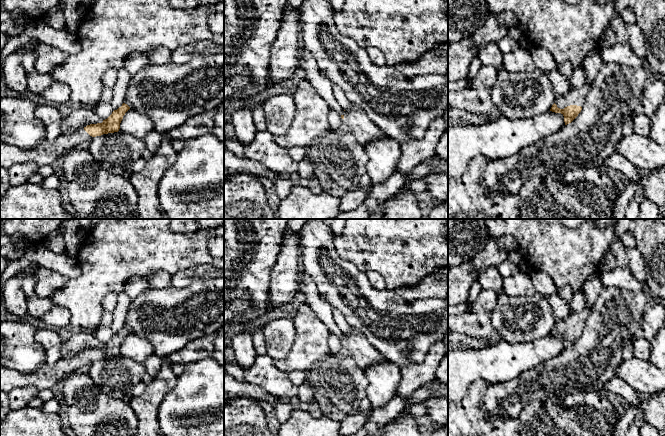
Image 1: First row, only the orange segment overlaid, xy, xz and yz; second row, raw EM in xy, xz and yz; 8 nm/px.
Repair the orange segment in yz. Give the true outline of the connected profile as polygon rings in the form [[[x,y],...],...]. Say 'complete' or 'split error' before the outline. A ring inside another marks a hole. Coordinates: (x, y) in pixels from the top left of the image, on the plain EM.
split error | [[[585,308],[582,311],[568,314],[556,323],[550,335],[561,337],[564,340],[565,349],[571,347],[581,336],[590,313],[591,309]]]

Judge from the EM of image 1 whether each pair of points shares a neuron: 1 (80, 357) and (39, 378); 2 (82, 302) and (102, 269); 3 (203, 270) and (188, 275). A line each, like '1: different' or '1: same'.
1: same
2: same
3: same

